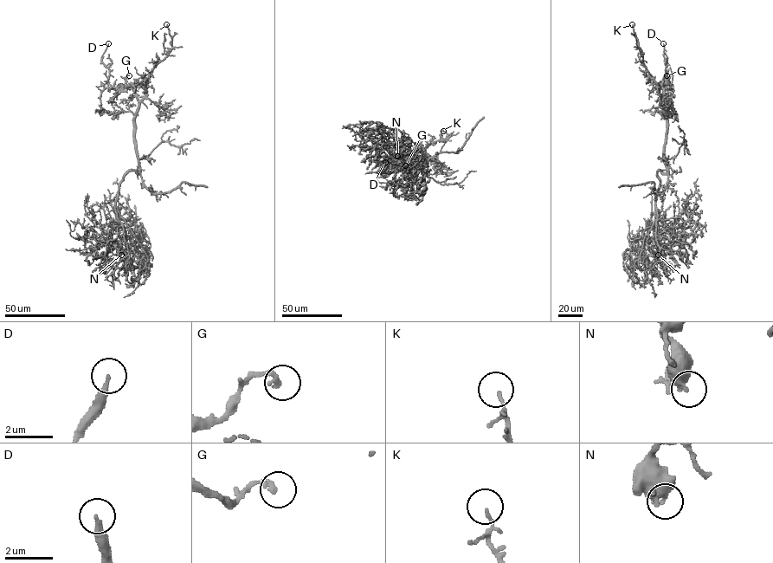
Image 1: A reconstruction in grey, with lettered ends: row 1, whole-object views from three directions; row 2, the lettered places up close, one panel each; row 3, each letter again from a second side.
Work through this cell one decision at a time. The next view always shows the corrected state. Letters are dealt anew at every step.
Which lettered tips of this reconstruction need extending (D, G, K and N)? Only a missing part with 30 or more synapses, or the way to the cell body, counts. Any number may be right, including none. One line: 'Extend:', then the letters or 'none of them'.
Extend: none of them

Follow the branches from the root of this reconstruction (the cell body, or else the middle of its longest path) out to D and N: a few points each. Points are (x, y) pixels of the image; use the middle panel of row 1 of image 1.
D: (414, 163), (399, 159), (387, 162), (384, 168), (386, 163), (377, 166), (385, 162)
N: (414, 163), (404, 155), (397, 158), (391, 154), (402, 159), (397, 156)

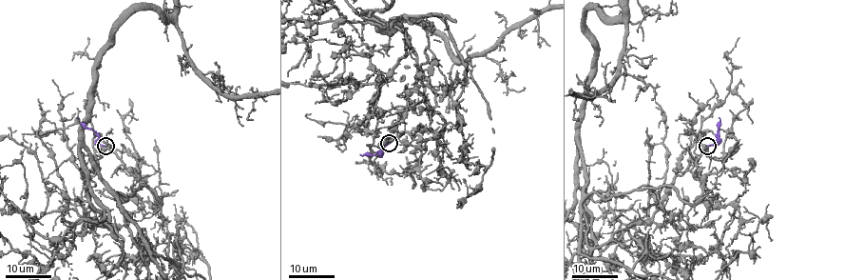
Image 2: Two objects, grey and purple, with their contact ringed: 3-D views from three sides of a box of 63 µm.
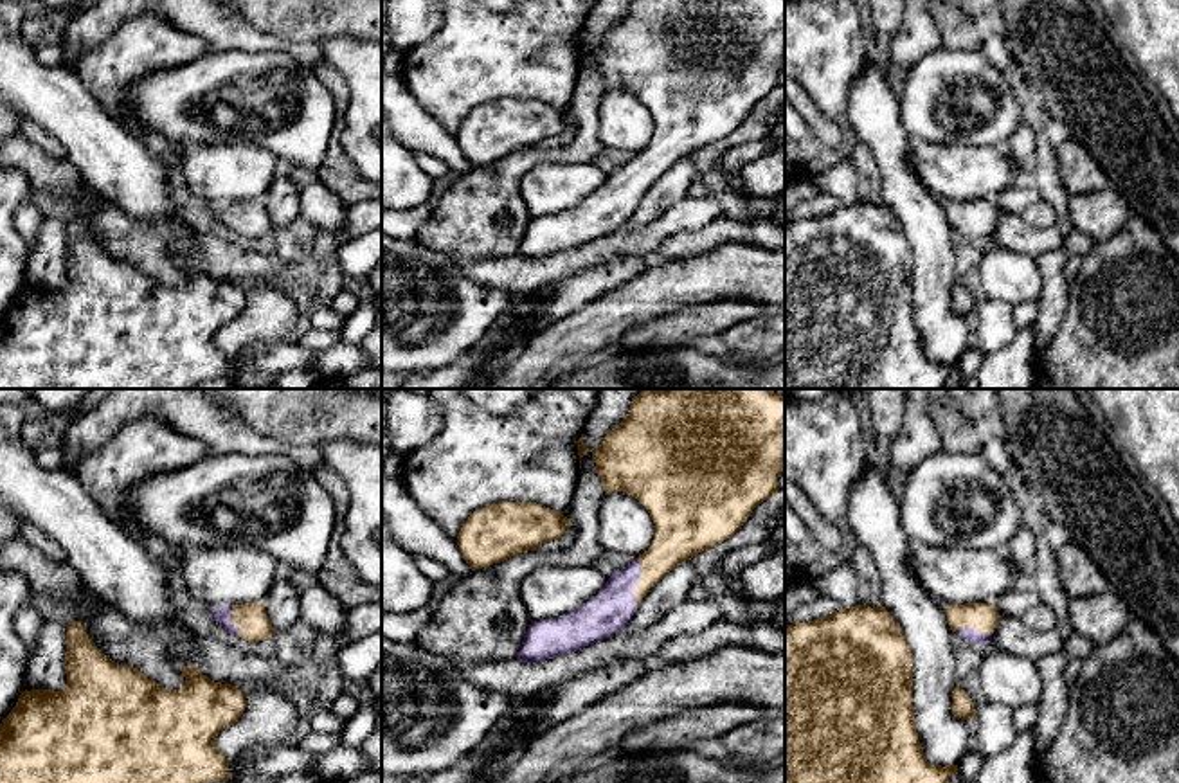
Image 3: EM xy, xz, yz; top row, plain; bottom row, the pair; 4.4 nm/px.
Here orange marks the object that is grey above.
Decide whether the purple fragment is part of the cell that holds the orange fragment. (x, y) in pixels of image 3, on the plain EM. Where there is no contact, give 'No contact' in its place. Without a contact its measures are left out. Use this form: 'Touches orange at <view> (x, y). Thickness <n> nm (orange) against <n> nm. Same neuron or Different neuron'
Touches orange at xz (639, 179). Thickness 200 nm (orange) against 190 nm. Same neuron

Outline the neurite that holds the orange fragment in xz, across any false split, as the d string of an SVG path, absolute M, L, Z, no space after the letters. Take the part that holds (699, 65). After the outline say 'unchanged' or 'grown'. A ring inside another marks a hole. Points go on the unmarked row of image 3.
M632 0L625 16L592 49L592 56L605 92L623 88L646 104L655 121L652 142L616 167L590 198L558 214L531 218L518 247L524 259L545 259L621 229L650 185L675 162L733 133L758 101L772 95L785 67L785 0Z; grown

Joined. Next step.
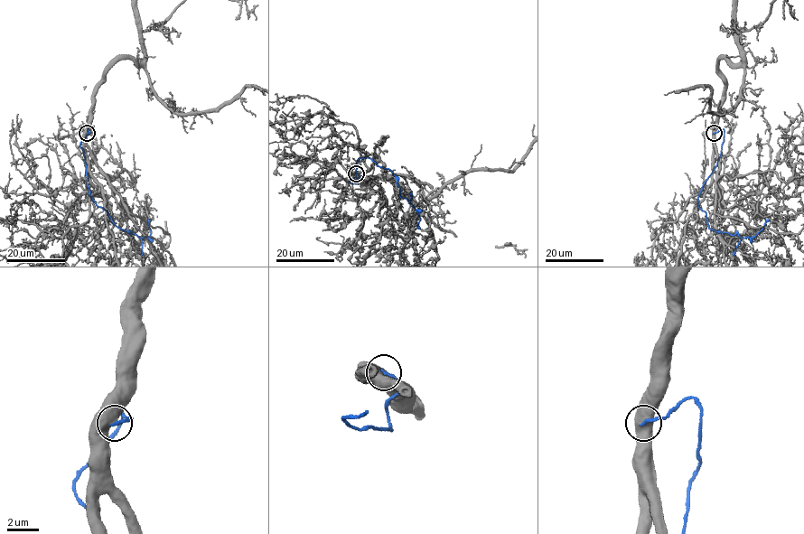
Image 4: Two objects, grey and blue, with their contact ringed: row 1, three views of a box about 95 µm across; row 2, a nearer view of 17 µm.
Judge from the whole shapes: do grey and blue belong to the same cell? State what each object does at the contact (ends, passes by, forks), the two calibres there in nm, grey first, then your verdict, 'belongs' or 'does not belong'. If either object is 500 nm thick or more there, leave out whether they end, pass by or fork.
750/180 nm | does not belong

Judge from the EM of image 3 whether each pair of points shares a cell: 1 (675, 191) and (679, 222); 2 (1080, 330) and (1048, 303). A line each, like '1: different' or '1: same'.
1: different
2: different

